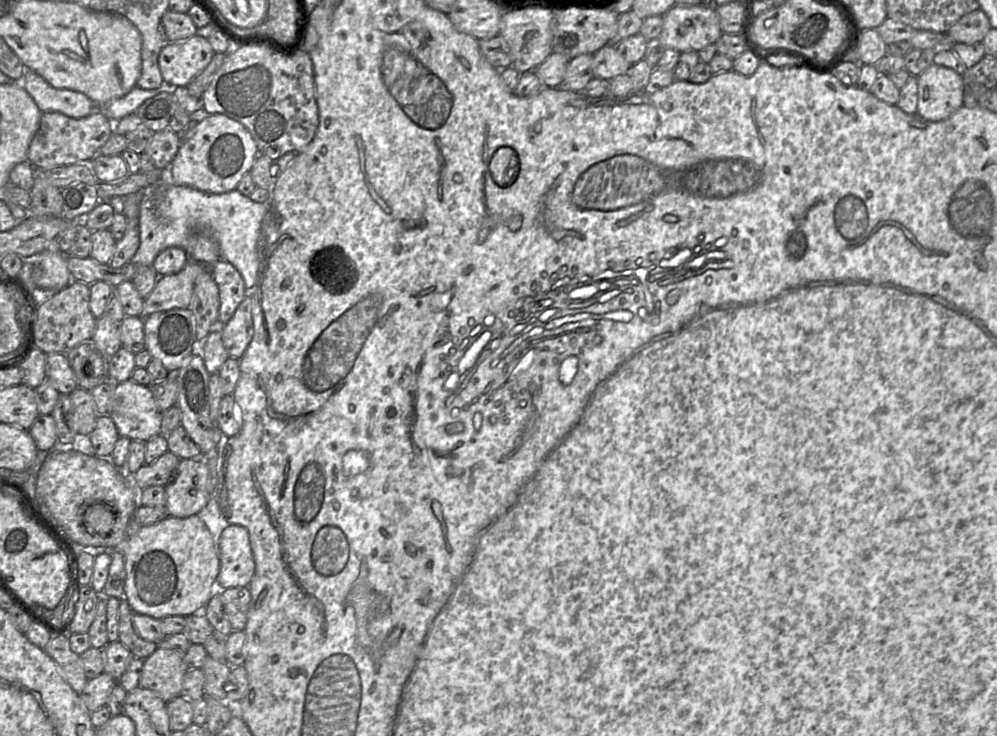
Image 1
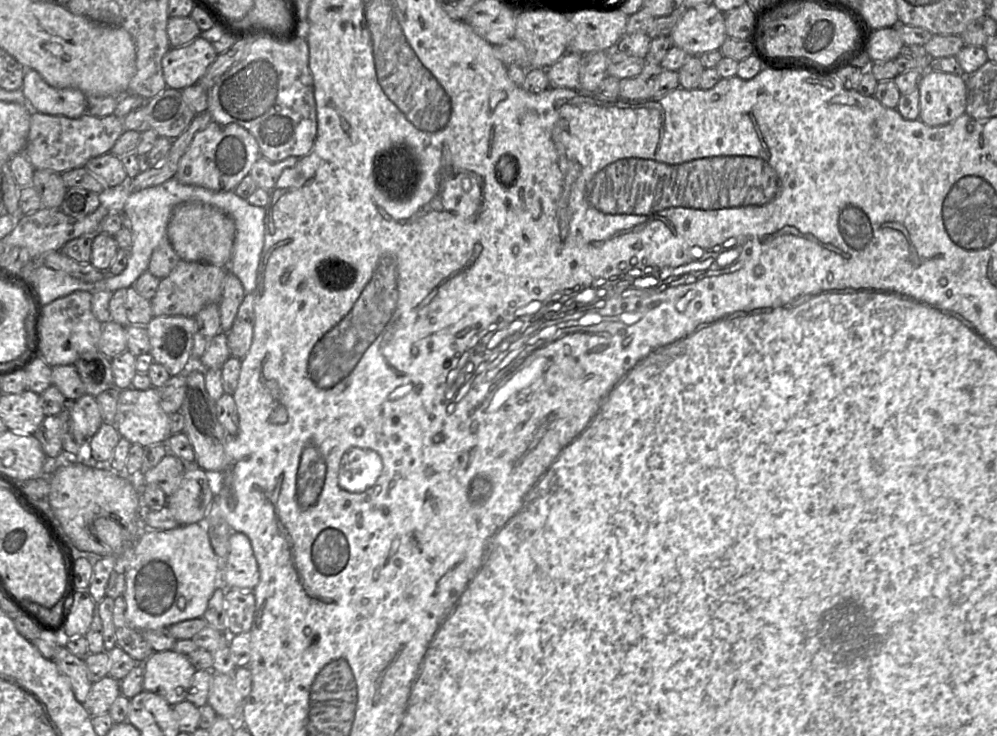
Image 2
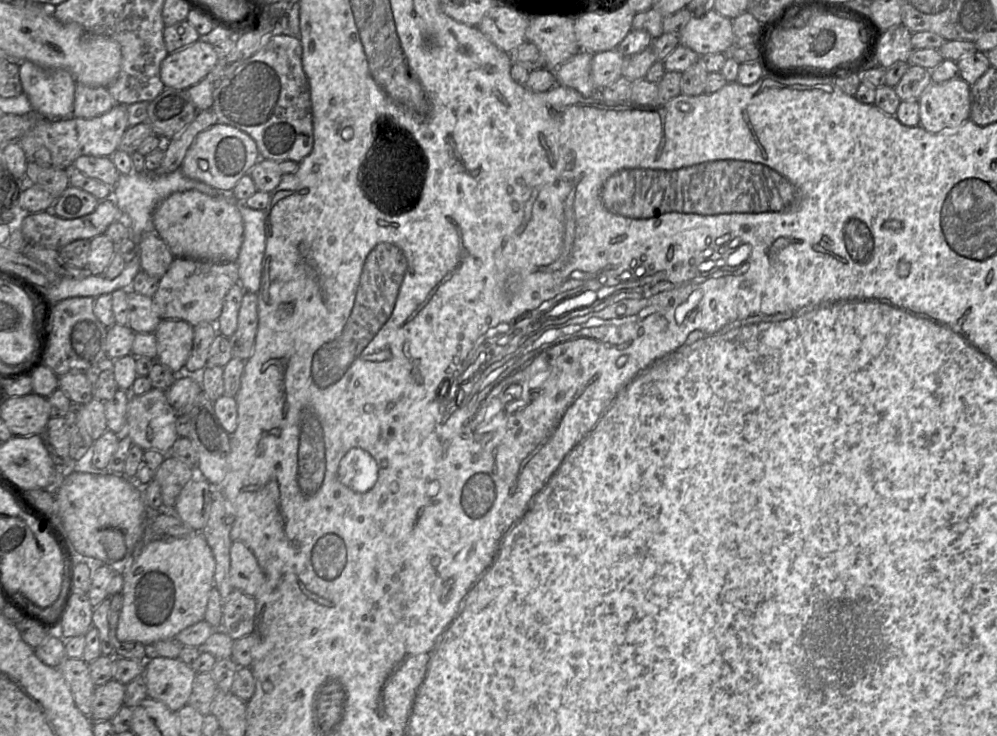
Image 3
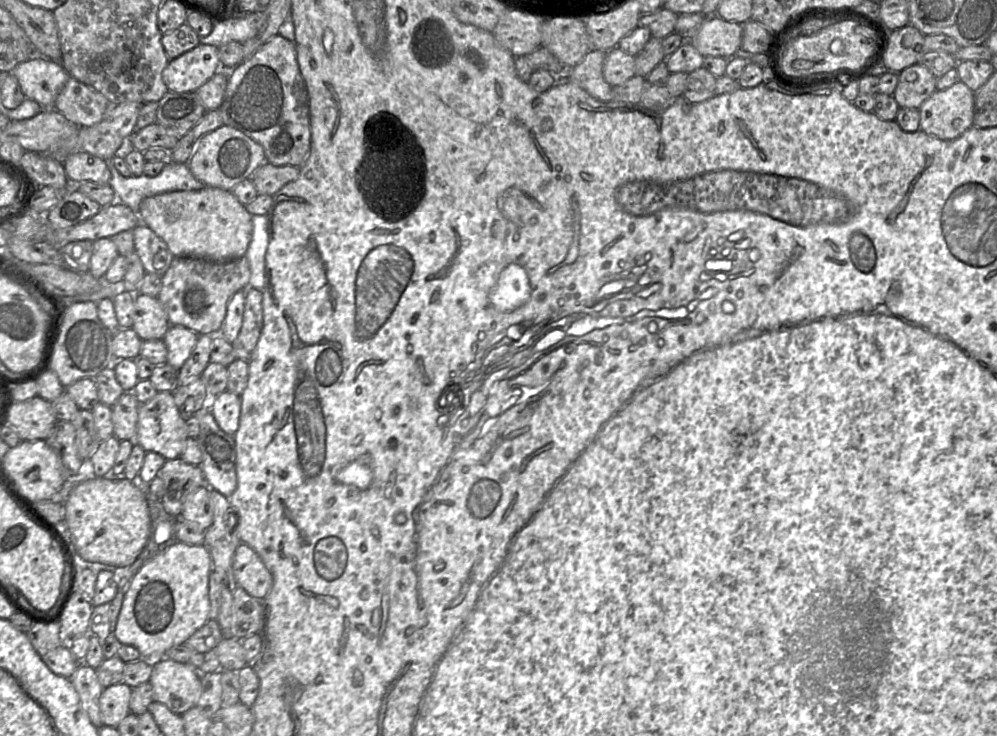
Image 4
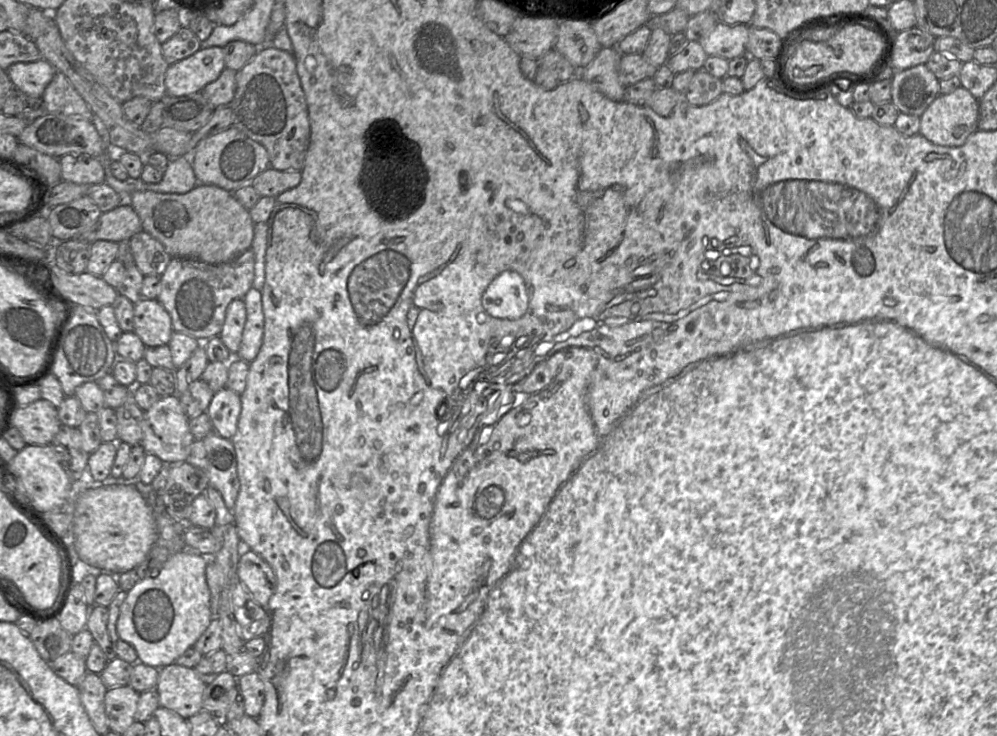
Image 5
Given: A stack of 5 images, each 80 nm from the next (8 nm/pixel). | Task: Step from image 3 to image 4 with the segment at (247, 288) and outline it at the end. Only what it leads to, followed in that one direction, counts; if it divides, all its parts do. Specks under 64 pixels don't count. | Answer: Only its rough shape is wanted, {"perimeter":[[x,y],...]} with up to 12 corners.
{"perimeter":[[252,215],[245,257],[249,286],[262,292],[268,248],[267,216]]}

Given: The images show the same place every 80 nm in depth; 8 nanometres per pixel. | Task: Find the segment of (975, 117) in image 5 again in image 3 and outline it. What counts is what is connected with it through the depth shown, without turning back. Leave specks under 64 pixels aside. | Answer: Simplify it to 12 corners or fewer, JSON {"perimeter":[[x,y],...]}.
{"perimeter":[[962,78],[932,82],[918,99],[920,126],[940,133],[970,119]]}

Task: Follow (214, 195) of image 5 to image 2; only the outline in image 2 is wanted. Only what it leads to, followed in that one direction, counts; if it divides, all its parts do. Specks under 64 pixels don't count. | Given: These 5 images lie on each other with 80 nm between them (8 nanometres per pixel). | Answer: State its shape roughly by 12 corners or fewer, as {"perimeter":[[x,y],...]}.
{"perimeter":[[202,203],[177,205],[167,239],[180,259],[227,267],[235,223]]}

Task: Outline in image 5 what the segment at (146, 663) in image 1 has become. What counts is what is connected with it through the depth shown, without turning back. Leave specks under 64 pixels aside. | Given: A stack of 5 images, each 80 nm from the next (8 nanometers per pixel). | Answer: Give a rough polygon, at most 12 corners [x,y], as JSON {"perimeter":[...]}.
{"perimeter":[[194,668],[159,669],[161,707],[189,719],[202,710],[206,685]]}

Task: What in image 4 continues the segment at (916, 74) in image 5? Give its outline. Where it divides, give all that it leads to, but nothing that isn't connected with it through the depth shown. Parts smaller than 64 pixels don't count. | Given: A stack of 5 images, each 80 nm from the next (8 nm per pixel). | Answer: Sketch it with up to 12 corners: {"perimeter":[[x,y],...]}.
{"perimeter":[[916,63],[899,73],[893,96],[919,109],[937,90],[937,78]]}

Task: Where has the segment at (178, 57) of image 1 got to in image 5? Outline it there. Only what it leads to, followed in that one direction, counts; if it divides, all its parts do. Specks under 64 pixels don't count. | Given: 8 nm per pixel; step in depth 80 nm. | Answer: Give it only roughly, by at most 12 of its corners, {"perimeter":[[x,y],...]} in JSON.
{"perimeter":[[223,47],[168,67],[166,94],[201,92],[225,68]]}

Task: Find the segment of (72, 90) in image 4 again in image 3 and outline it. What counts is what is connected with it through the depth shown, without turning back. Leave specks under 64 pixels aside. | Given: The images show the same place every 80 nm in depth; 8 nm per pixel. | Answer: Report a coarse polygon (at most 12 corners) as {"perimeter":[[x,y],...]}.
{"perimeter":[[76,83],[72,116],[94,118],[117,103],[107,87]]}

